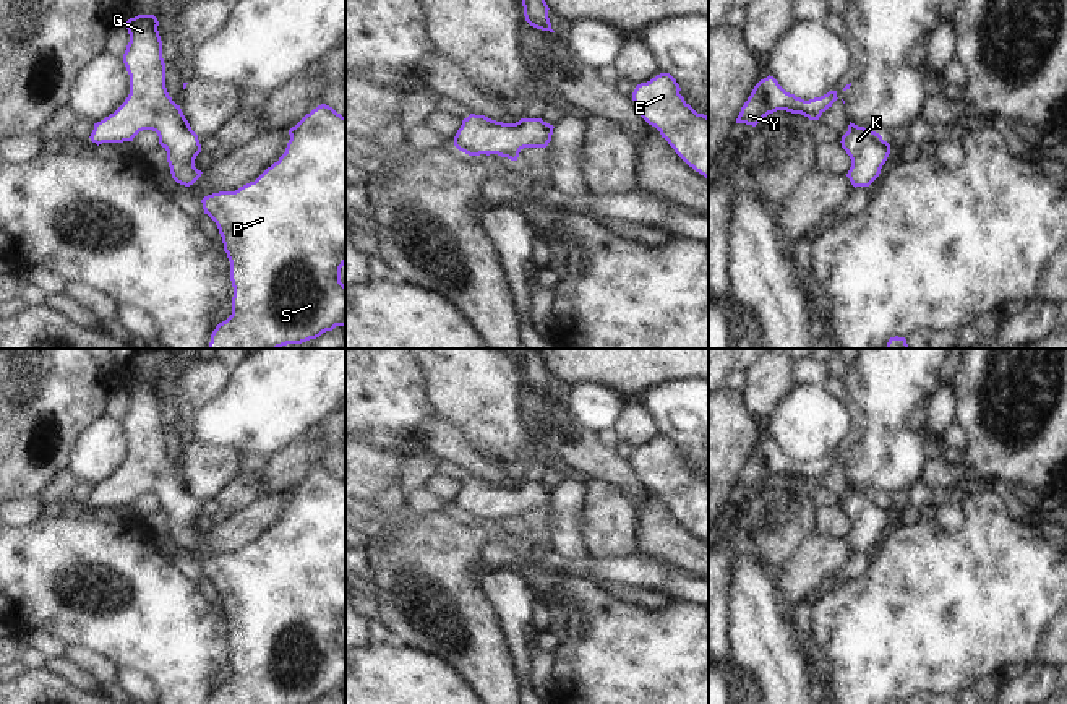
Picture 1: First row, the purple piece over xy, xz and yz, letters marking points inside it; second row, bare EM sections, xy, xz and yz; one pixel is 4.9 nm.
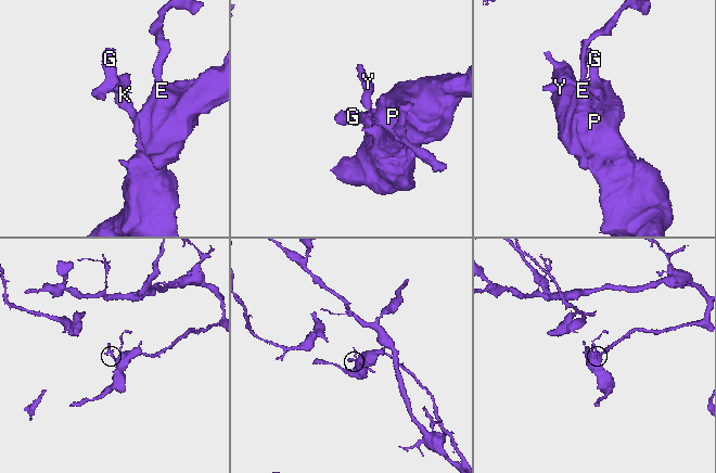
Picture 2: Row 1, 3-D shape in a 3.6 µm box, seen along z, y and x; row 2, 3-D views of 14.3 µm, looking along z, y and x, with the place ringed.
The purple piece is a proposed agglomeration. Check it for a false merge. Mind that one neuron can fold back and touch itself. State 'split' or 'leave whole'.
split

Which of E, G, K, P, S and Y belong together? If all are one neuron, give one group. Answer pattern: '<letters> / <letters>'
E G K P S / Y

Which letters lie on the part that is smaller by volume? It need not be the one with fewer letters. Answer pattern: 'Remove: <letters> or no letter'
Remove: Y.

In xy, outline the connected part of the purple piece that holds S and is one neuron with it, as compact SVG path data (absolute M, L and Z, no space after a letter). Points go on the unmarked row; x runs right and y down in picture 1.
M321 467L292 490L289 498L285 516L255 545L235 555L219 555L201 563L204 577L216 586L222 600L234 650L232 678L216 689L211 704L310 704L332 694L336 689L345 689L345 649L341 646L341 631L345 628L345 480Z

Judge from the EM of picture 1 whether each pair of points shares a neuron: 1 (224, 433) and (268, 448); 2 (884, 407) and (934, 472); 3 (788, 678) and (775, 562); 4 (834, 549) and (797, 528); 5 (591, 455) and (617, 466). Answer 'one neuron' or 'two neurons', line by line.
1: one neuron
2: two neurons
3: two neurons
4: two neurons
5: one neuron

